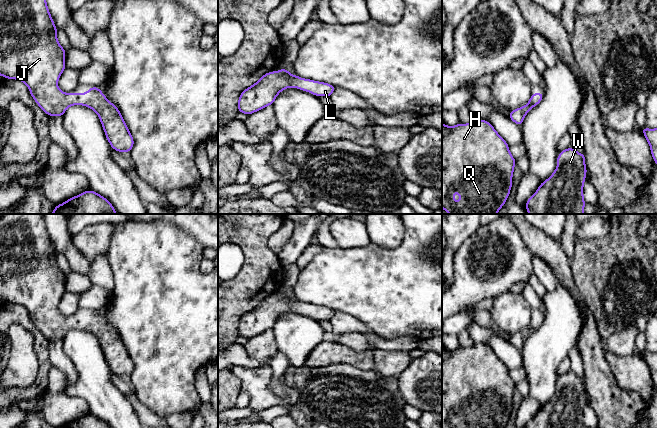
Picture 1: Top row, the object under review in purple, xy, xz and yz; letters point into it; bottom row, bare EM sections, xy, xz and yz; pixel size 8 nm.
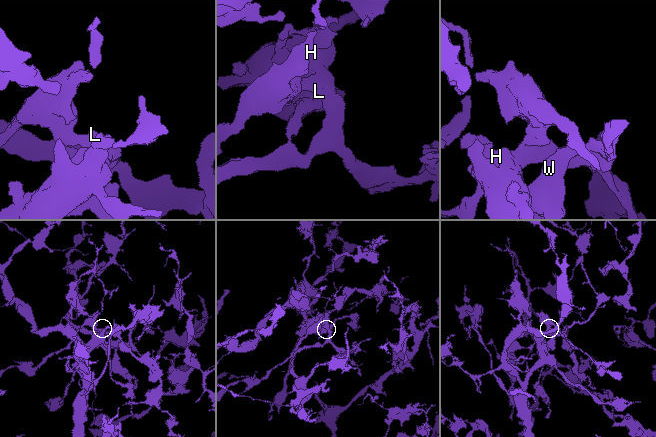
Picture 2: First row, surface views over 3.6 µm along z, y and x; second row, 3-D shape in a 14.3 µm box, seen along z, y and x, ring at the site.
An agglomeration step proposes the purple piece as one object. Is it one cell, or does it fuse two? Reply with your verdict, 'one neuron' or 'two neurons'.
one neuron

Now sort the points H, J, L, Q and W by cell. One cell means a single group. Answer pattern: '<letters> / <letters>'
H J L Q W

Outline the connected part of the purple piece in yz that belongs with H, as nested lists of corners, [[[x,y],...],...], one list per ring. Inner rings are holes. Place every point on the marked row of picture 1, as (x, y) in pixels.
[[[477,119],[453,127],[442,123],[442,208],[449,214],[497,214],[510,194],[516,162],[509,145],[488,121]],[[455,190],[460,195],[459,203],[454,202]]]

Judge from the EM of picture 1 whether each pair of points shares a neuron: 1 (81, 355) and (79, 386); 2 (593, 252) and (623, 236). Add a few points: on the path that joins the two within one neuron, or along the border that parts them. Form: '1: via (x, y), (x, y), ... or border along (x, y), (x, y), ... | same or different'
1: via (83, 363), (83, 378) | same
2: via (600, 252), (607, 252), (616, 243) | same

